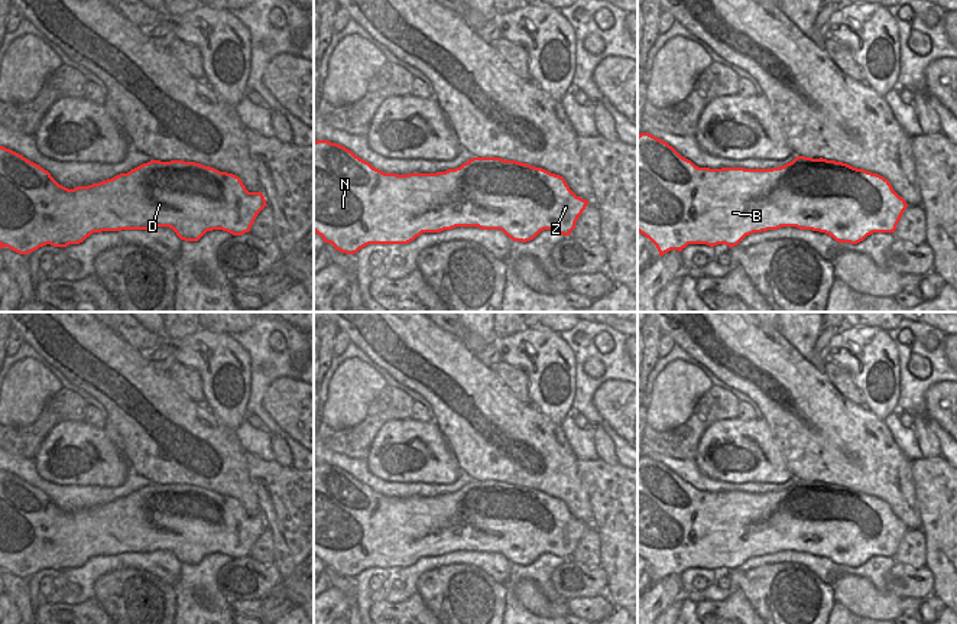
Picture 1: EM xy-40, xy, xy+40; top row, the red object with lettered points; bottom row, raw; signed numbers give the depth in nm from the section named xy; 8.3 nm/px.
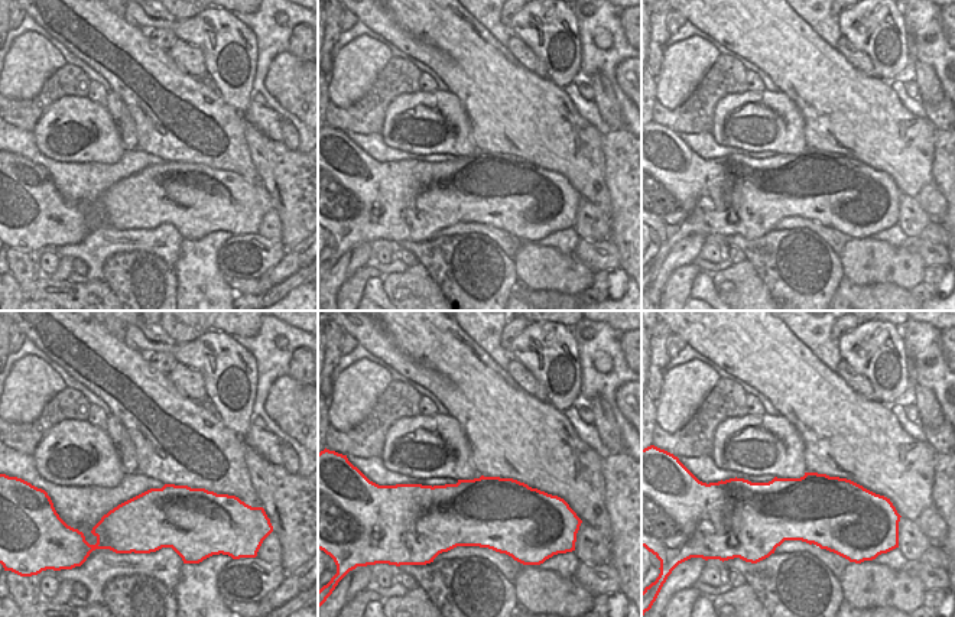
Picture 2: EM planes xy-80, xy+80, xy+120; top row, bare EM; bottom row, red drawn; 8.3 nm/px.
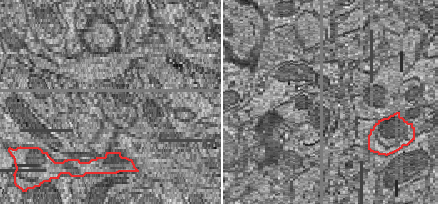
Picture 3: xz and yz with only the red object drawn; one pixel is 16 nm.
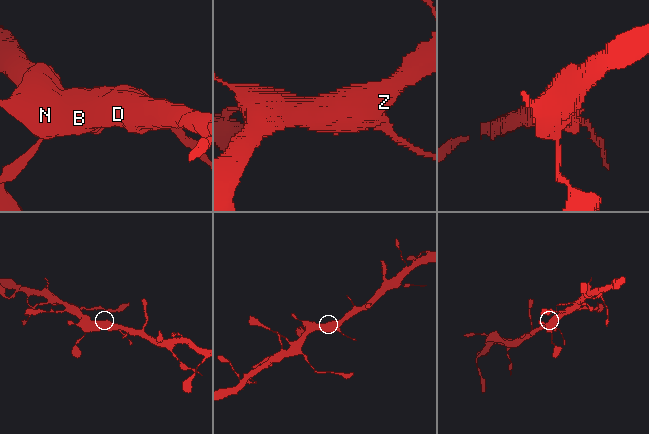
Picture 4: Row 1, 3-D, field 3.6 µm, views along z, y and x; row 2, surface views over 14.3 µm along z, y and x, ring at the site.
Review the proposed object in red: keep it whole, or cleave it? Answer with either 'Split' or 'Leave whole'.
Leave whole.

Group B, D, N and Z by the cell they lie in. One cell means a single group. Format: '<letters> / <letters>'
B D N Z

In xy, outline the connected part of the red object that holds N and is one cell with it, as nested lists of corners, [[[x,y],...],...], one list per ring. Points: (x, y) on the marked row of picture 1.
[[[314,142],[314,231],[346,254],[369,244],[408,244],[422,233],[455,227],[500,230],[522,243],[544,230],[570,235],[587,205],[562,176],[516,160],[473,157],[445,172],[398,175],[373,168],[341,144]]]

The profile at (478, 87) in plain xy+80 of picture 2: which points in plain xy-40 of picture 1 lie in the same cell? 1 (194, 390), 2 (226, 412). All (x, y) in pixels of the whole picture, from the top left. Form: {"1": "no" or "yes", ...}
{"1": "no", "2": "no"}

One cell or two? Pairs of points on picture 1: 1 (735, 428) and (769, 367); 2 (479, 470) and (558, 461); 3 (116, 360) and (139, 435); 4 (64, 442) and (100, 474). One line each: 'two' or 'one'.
1: two
2: one
3: one
4: one

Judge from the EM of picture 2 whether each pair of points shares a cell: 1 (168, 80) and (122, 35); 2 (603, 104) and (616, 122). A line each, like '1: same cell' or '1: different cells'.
1: same cell
2: same cell

